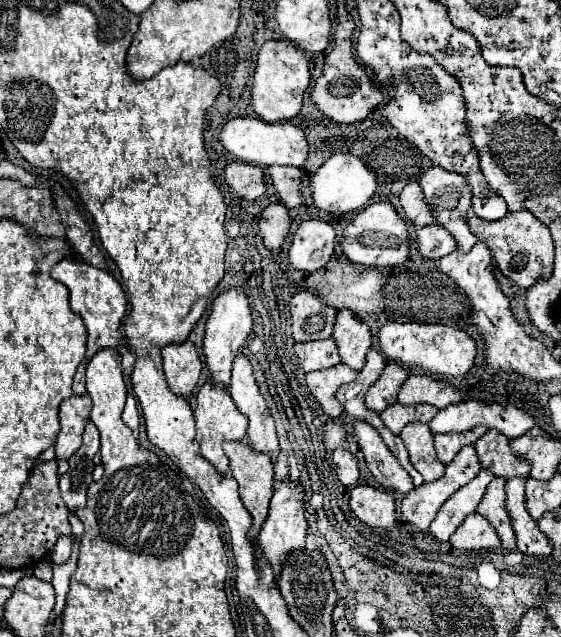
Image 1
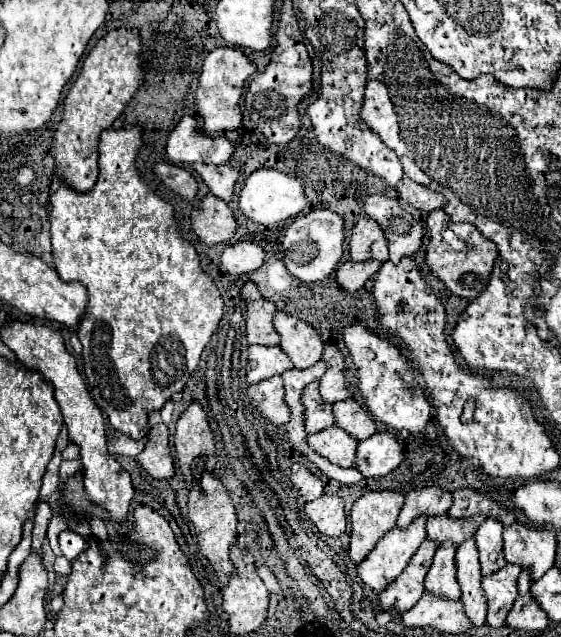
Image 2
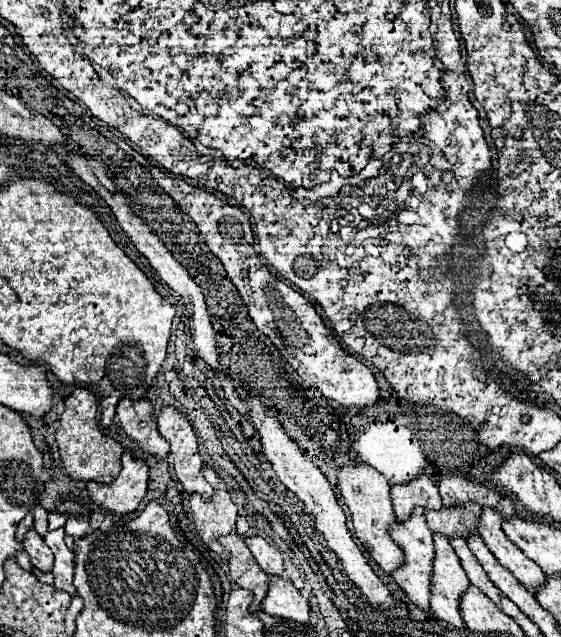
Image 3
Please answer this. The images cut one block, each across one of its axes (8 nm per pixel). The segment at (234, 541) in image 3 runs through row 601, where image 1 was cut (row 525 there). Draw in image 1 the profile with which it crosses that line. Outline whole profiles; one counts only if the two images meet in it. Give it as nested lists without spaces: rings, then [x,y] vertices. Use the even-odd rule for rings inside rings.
[[[224,442],[224,452],[230,460],[230,470],[232,470],[232,476],[236,478],[236,482],[240,484],[240,498],[246,506],[246,510],[252,514],[254,518],[254,524],[248,532],[248,538],[254,540],[258,538],[260,530],[262,530],[262,524],[268,516],[268,504],[270,504],[270,498],[272,498],[272,480],[274,480],[274,470],[272,470],[272,462],[266,454],[258,454],[254,452],[248,444],[244,442]]]

